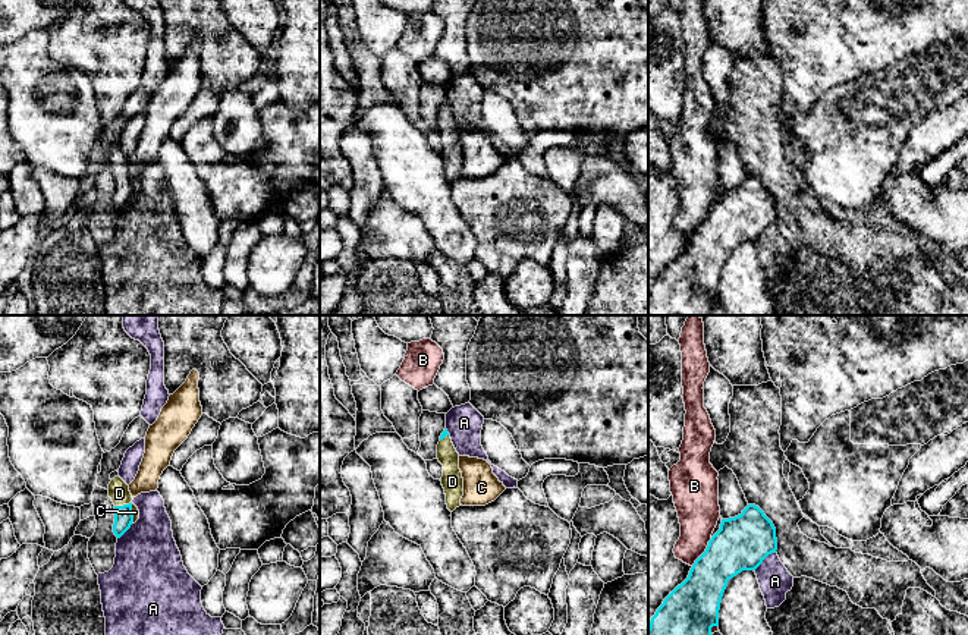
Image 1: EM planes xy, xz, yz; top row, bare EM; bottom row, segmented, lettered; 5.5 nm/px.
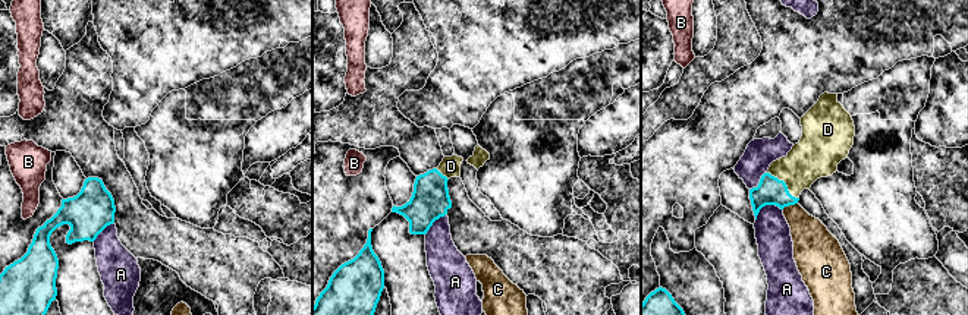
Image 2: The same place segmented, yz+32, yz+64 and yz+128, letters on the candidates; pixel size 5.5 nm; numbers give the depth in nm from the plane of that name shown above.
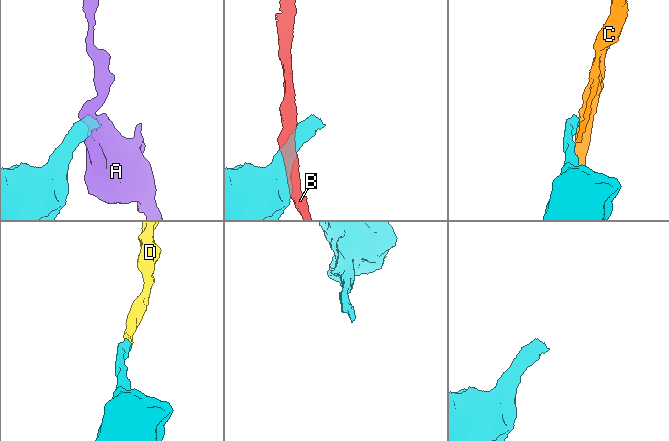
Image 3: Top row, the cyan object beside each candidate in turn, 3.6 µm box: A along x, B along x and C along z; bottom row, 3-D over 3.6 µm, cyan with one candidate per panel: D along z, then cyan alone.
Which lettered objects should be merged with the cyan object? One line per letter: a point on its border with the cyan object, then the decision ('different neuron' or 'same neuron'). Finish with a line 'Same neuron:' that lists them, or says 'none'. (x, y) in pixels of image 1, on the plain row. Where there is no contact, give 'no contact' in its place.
A: yz (763, 230) | different neuron
B: yz (704, 223) | different neuron
C: xy (131, 185) | different neuron
D: xy (122, 178) | same neuron
Same neuron: D

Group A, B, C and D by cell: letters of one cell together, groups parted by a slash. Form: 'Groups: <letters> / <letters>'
Groups: A / B / C / D

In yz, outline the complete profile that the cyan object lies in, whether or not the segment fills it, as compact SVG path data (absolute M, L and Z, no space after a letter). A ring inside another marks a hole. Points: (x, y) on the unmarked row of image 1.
M748 176L741 186L722 191L720 201L695 232L688 249L664 270L651 289L648 315L710 315L711 299L719 298L719 282L727 252L742 242L755 242L776 221L776 199L758 177Z

